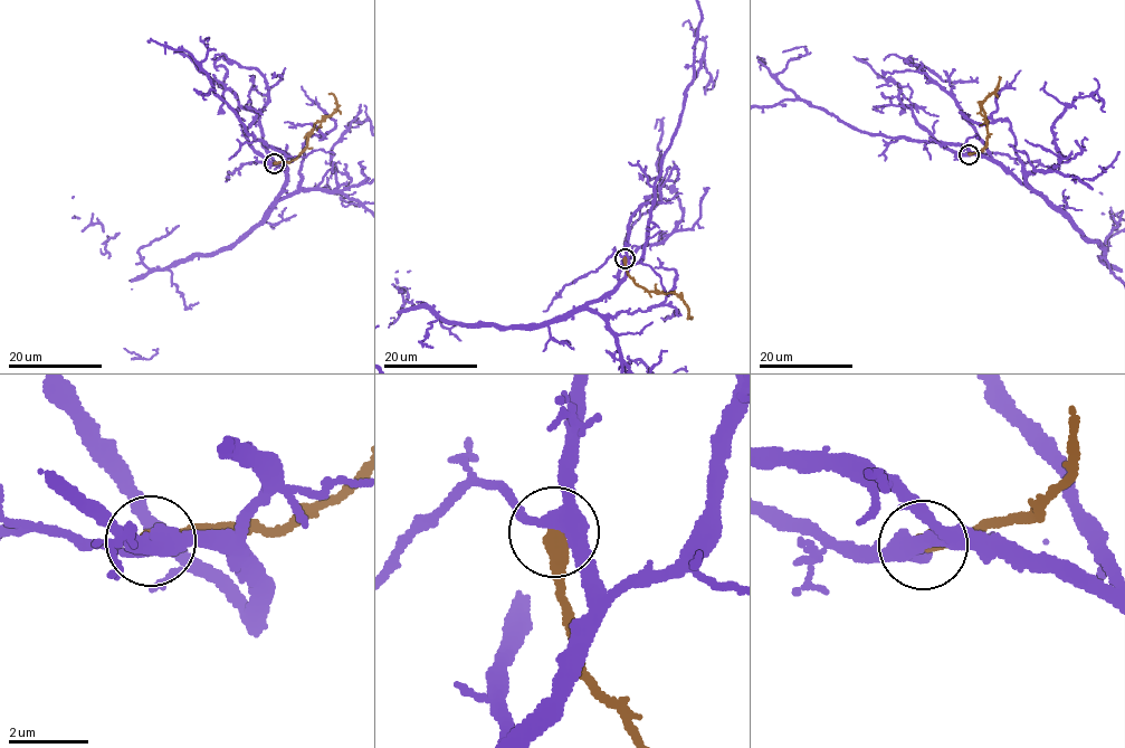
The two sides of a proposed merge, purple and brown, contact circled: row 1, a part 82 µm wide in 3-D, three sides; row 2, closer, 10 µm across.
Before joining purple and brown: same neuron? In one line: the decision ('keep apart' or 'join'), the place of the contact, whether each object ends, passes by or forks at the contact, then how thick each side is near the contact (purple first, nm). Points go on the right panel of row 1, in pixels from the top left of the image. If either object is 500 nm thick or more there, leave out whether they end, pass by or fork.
keep apart; at (969, 154); purple forks there; brown ends there; 360 nm thick on the purple side, 420 nm on the other

